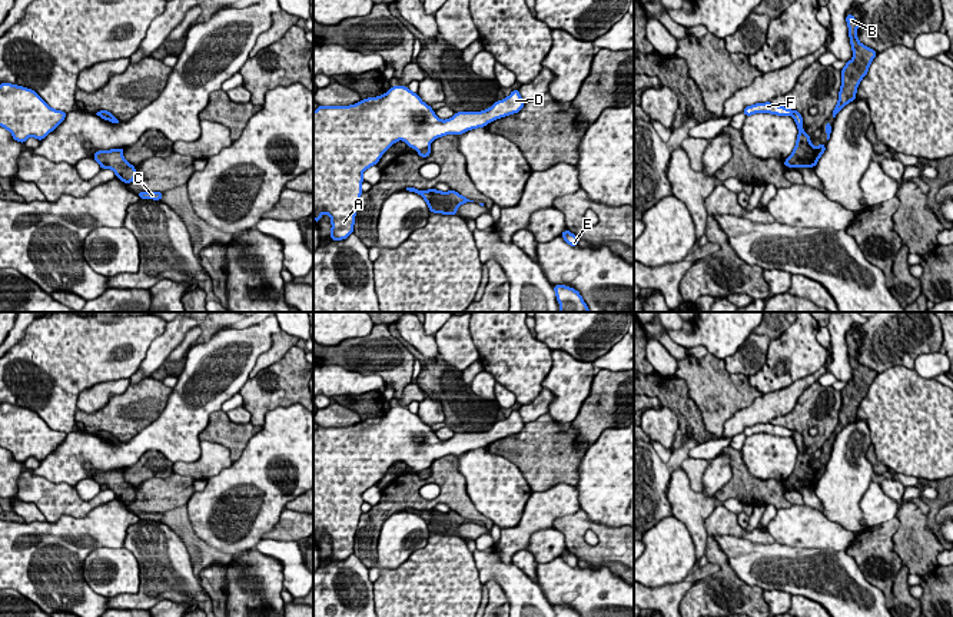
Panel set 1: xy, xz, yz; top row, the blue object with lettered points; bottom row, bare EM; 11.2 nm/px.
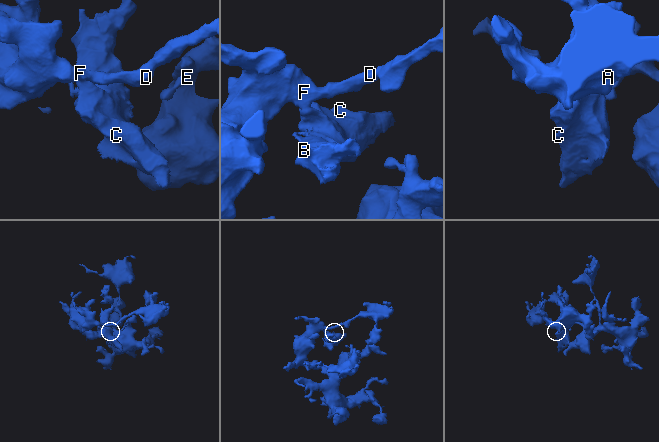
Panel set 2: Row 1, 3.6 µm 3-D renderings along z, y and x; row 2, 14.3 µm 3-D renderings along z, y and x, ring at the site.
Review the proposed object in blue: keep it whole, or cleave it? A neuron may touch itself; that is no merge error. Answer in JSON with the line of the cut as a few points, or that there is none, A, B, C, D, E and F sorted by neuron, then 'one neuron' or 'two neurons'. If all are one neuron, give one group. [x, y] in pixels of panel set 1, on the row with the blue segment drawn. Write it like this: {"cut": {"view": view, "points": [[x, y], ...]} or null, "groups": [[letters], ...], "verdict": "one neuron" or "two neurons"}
{"cut": {"view": "yz", "points": [[792, 110], [793, 115]]}, "groups": [["A", "D", "E", "F"], ["B", "C"]], "verdict": "two neurons"}

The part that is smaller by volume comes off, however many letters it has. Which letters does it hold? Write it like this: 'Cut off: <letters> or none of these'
Cut off: B, C

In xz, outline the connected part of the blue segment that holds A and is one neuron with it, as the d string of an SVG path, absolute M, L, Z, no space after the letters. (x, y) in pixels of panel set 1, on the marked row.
M394 86L385 94L368 97L356 105L349 106L318 106L313 112L313 220L318 223L323 213L331 216L329 239L342 241L353 233L355 216L362 195L362 173L376 165L391 145L404 140L415 150L424 150L431 143L445 135L462 135L466 130L484 127L488 123L518 113L524 107L524 100L518 89L502 100L495 102L489 109L481 112L456 112L451 119L441 120L431 106L424 103L418 93L411 92L406 86Z

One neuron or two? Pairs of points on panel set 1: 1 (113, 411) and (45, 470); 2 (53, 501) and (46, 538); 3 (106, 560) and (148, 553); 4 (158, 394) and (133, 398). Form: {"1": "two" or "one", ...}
{"1": "two", "2": "two", "3": "two", "4": "one"}

